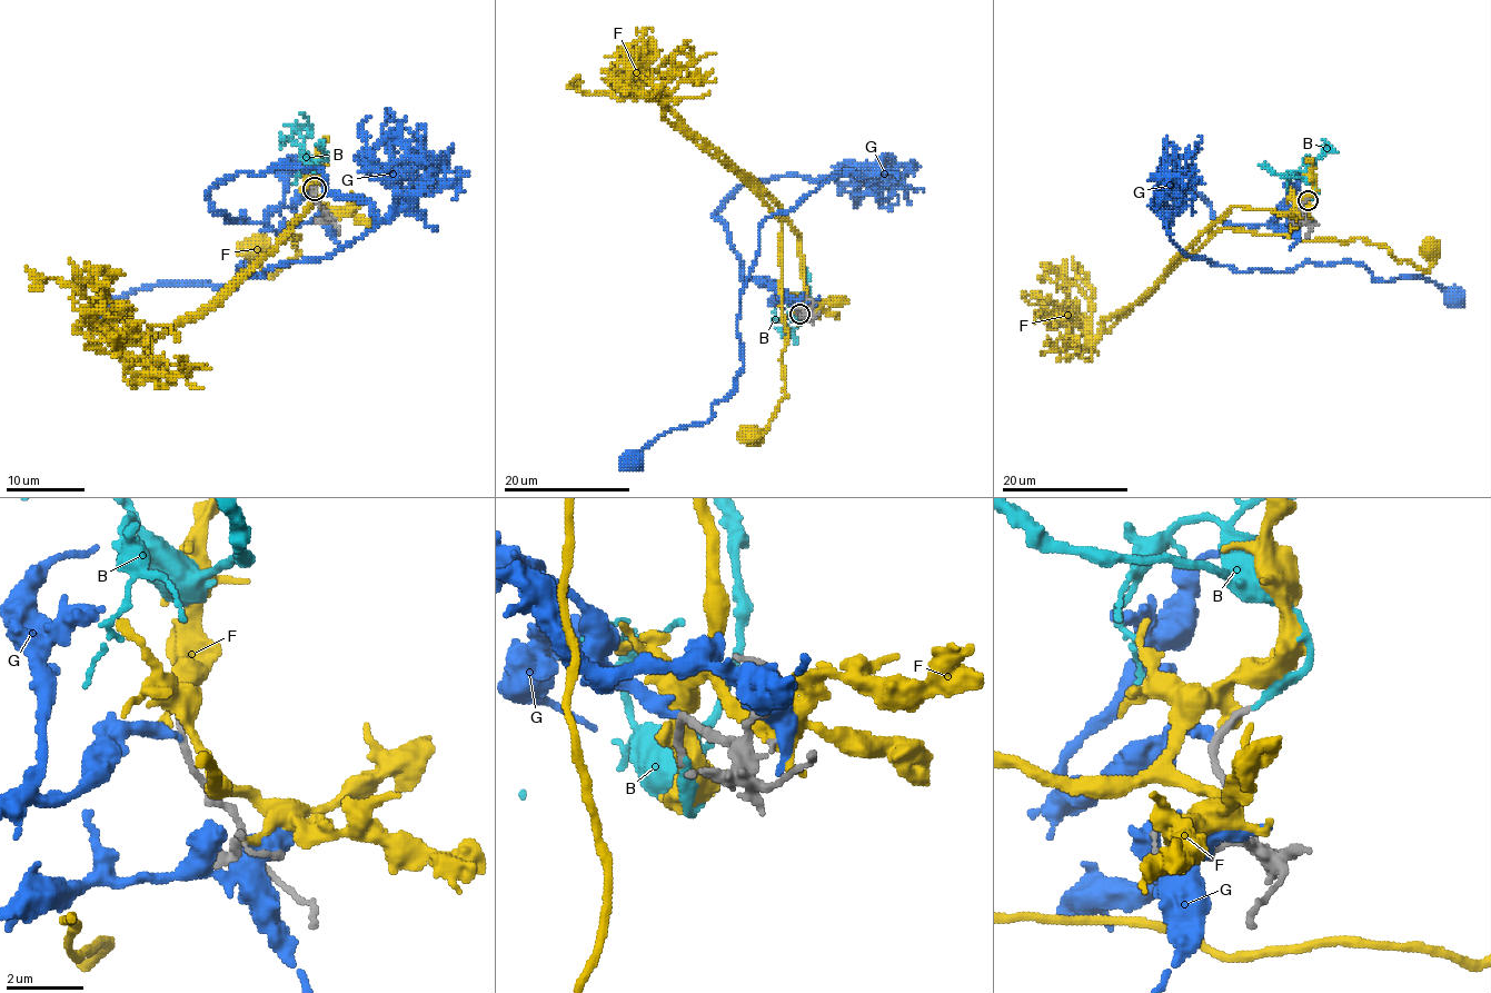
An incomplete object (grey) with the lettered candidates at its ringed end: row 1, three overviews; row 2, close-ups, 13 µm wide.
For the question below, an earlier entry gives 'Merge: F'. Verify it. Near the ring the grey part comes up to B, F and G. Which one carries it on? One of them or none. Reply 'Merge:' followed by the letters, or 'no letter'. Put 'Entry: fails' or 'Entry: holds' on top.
Entry: fails
Merge: B

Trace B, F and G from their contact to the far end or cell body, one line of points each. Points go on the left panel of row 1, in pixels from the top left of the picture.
B: (315, 188), (315, 161), (305, 151), (297, 129), (308, 126), (300, 113)
F: (310, 190), (320, 202), (315, 196), (236, 278), (291, 224), (299, 237), (274, 275), (258, 265), (258, 245)
G: (312, 196), (248, 221), (209, 192), (316, 167), (375, 226), (109, 311)

